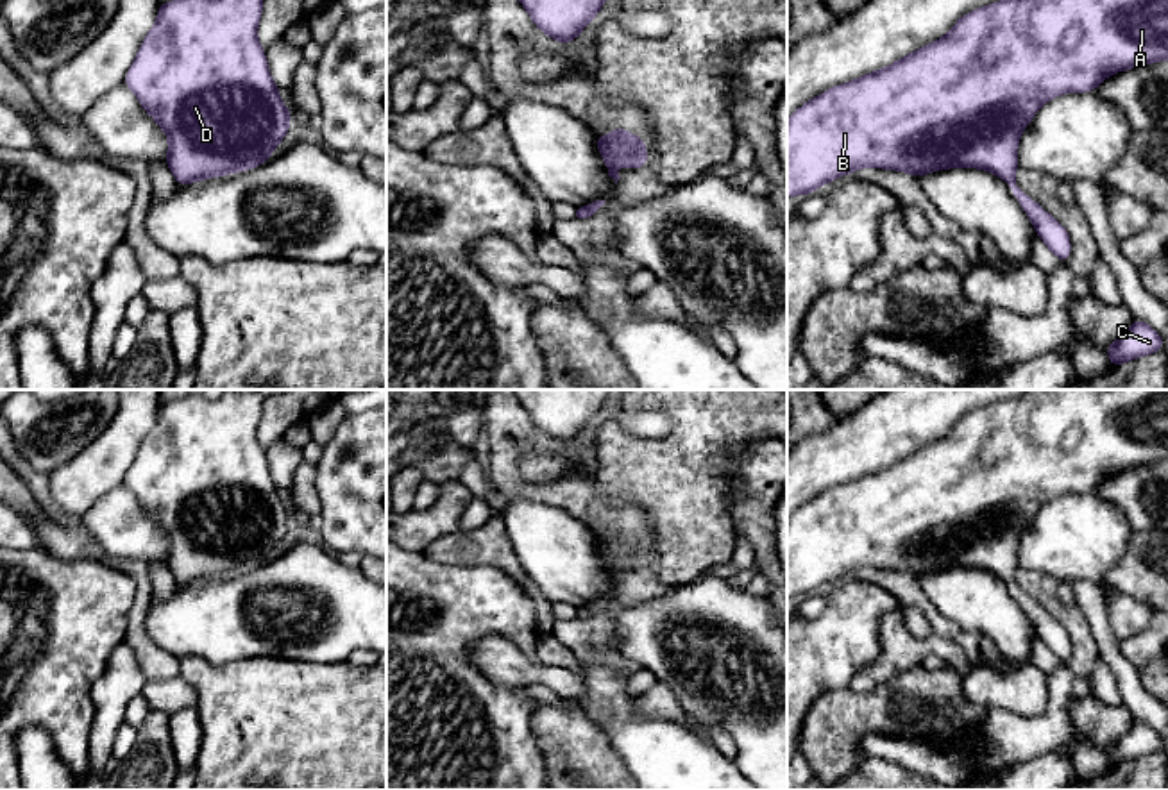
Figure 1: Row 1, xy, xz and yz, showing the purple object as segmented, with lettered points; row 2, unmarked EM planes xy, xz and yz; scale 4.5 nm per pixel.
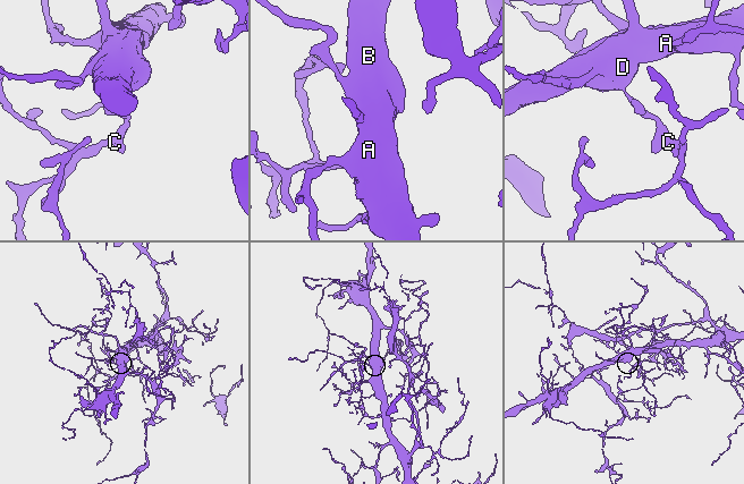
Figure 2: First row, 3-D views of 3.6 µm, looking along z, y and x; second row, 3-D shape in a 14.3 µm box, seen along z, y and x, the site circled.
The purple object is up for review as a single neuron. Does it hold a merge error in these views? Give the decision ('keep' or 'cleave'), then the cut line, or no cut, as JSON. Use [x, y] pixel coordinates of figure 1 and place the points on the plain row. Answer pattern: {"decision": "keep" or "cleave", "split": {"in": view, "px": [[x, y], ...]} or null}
{"decision": "keep", "split": null}

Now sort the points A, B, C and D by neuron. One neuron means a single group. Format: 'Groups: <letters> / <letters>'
Groups: A B C D

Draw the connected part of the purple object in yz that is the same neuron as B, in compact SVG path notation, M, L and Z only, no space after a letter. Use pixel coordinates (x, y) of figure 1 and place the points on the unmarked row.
M1027 390L962 415L946 436L798 508L787 520L787 599L866 567L914 577L978 568L1007 583L1046 649L1068 663L1068 631L1016 584L1020 536L1052 499L1095 492L1113 474L1159 461L1168 461L1168 390Z

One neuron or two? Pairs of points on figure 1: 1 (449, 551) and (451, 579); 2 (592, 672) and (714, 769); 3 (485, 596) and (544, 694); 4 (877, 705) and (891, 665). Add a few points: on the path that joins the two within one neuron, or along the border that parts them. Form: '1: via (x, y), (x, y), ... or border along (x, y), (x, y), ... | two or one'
1: border along (421, 553), (440, 563), (494, 565) | two
2: via (619, 705), (682, 769) | one
3: border along (526, 689), (537, 701) | two
4: border along (927, 671), (909, 667), (870, 690), (854, 687) | two

